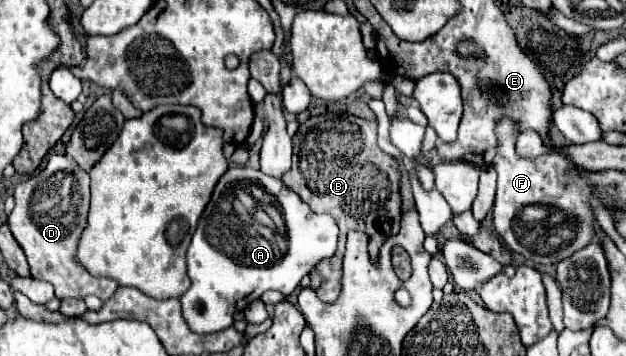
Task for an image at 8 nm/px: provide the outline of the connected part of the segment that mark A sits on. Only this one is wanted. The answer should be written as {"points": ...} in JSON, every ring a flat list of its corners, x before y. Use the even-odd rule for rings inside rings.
{"points":[[231,165,231,167,227,169,227,173,217,181,217,185,215,185,215,189,213,189,213,195,211,195,211,201,207,203,207,207,205,207,201,219,199,219,197,231,195,231,195,235,193,235,193,239,191,239,191,245,189,245,189,249,187,249,187,275,189,275,189,279,191,279,191,287,189,287,189,291,181,297,183,317,187,319,187,325,189,325,195,333,215,333,215,331,223,331,223,329,227,329,227,327,233,325,233,315,235,315,237,311,245,309,253,299,259,299,265,291,277,289,277,291,283,291,283,293,289,295,289,293,299,285,299,281,301,281,317,263,321,263,323,259,331,259,331,257,335,255,335,251,337,251,337,233,339,233,339,227,337,227,337,223,335,223,335,219,333,219,331,215,317,215,317,213,313,213,313,211,307,207,307,203,305,203,295,191,291,191,283,181,279,181,279,179,275,179,275,177,269,177,269,175,265,175,261,169,253,169,253,167,249,167,249,165,243,165,243,167],[245,185,255,185,257,189,249,191,249,189,245,189],[245,193,249,193,249,195,253,197,255,209,249,209,247,205,243,205,243,203,245,203,245,199,243,199],[255,211,267,213,269,219,273,221,273,229,267,227,267,225,263,225,263,223,255,217]]}

